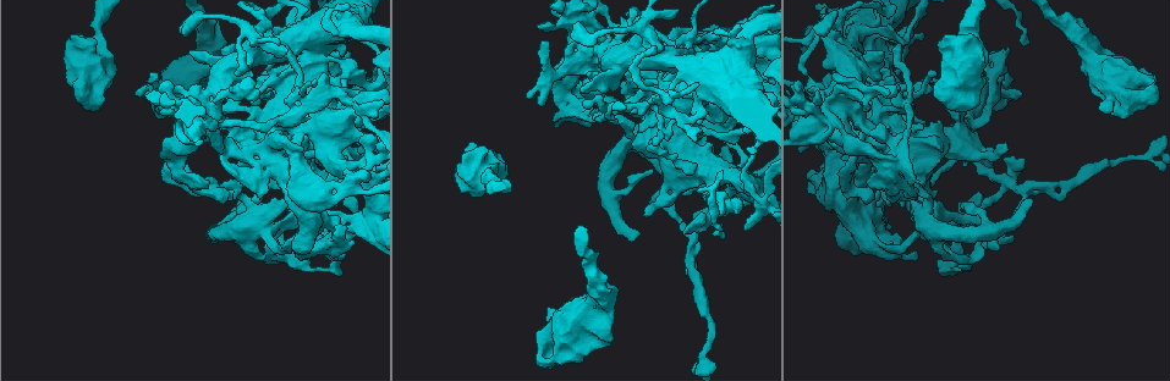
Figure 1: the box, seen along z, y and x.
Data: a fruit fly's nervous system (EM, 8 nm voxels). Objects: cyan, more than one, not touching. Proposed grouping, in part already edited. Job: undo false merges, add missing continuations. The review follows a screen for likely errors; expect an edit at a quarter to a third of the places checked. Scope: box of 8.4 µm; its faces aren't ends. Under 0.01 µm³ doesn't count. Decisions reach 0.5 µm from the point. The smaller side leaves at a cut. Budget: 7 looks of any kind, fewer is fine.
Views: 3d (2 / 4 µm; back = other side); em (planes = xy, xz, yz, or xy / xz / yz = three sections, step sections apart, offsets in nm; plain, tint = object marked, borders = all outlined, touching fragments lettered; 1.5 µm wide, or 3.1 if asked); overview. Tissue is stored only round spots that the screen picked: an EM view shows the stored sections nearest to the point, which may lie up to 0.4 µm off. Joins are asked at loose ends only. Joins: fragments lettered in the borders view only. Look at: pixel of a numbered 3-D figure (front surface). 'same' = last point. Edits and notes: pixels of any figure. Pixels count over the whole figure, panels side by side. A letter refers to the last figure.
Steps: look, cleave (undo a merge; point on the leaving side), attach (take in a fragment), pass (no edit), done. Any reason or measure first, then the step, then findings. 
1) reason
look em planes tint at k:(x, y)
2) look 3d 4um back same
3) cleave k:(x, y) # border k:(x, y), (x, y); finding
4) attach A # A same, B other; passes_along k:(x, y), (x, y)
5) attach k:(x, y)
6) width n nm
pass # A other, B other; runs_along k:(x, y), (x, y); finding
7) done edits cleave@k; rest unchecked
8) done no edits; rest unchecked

free end
look em planes borders at 1:(1023, 202)

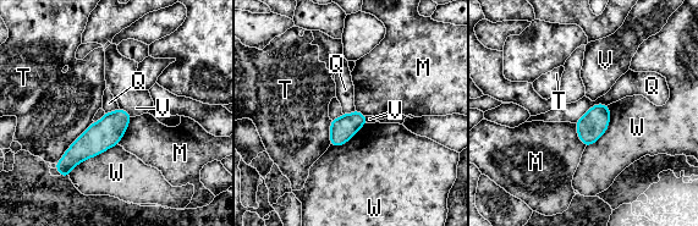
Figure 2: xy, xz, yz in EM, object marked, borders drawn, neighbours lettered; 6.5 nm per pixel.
pass # M other, Q other, T other, V other, W other; border 2:(606, 104), (593, 104), (575, 122); none of them fits

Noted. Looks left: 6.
look 3d 4um at 1:(756, 193)

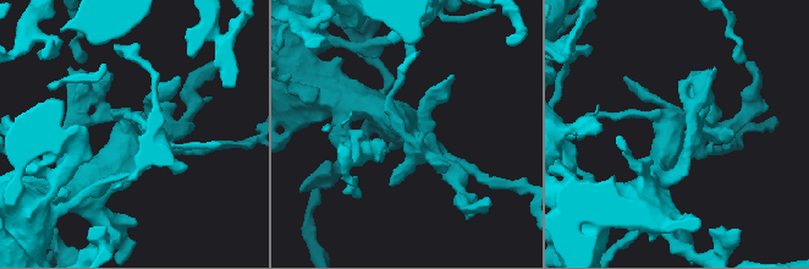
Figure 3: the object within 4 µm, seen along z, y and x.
need the tissue
look em xz step 8 tint at 3:(133, 125)

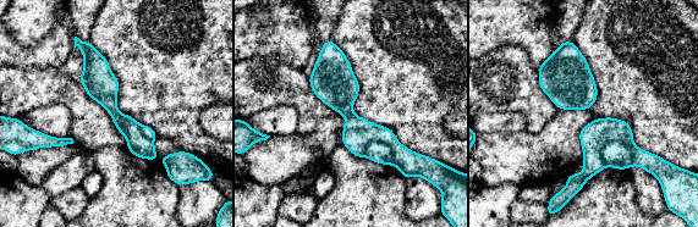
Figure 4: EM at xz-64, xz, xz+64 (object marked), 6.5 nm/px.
look em planes borders same

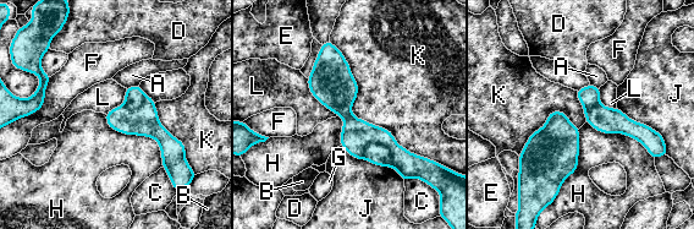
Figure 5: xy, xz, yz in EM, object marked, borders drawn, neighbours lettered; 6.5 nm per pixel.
pass # A other, B other, C other, D other, E other, F other, G other, H other, J other, K other, L other; runs_along 5:(324, 48), (345, 113), (400, 169); all the same neuron

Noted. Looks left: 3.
arms run side by side
look em planes borders at 1:(640, 28)

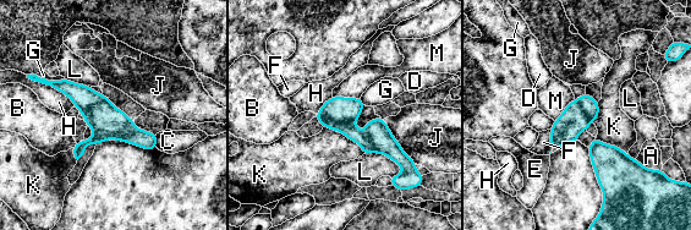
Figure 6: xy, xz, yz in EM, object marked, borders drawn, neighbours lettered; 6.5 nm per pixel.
pass # A other, B other, C other, D other, E other, F other, G other, H other, J other, K other, L other, M other; runs_along 6:(51, 83), (153, 144); continuous, no second neuron

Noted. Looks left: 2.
done no edits; rest unchecked

